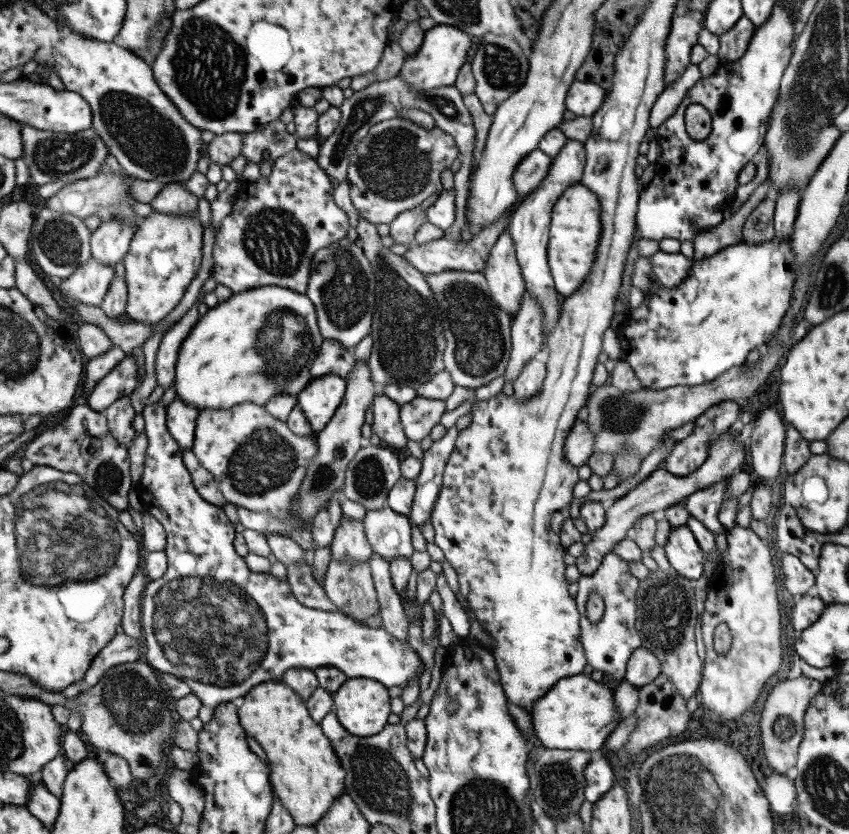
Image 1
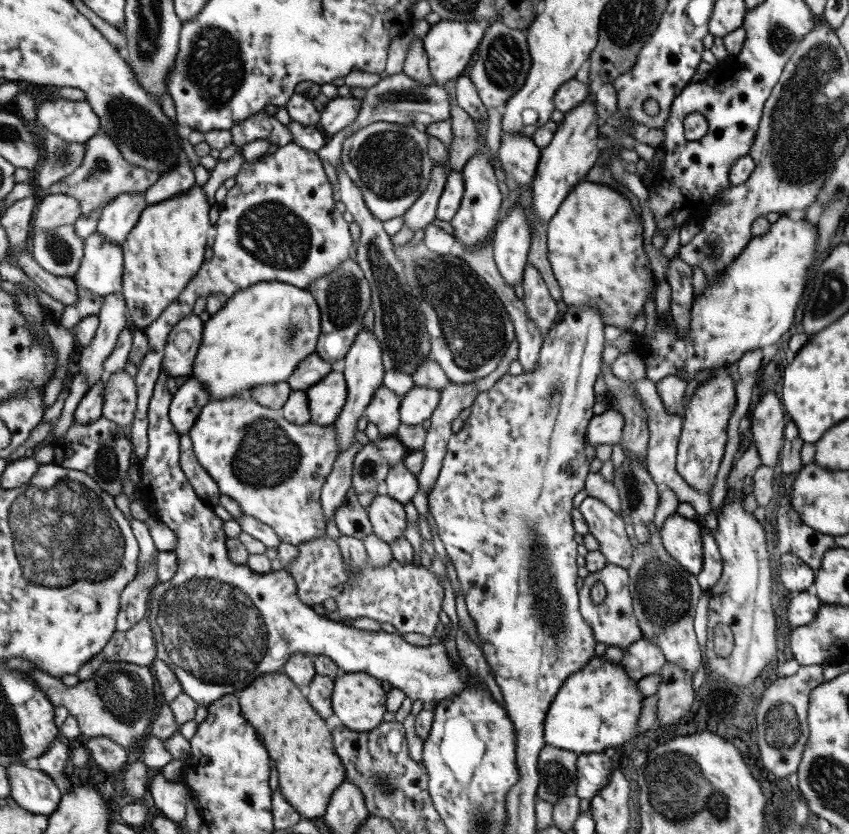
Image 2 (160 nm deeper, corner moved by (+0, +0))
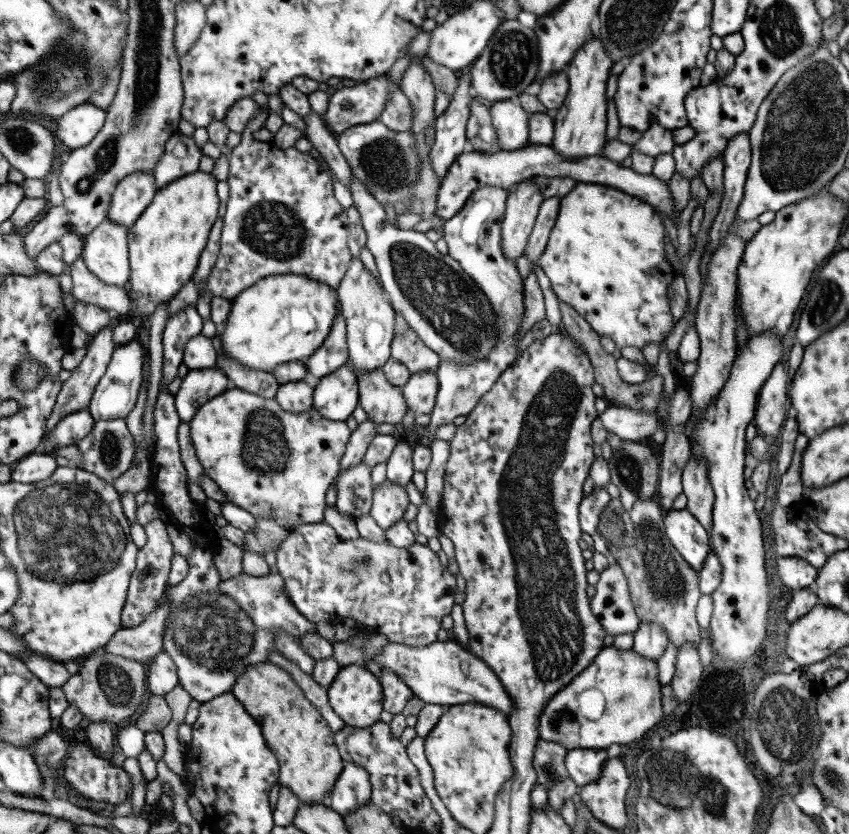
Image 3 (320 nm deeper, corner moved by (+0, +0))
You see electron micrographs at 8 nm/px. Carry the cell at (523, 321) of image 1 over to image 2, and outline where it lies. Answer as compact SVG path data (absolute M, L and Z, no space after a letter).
M526 261L522 272L522 303L525 307L528 319L536 324L536 327L545 334L554 324L557 314L557 303L548 293L540 272Z

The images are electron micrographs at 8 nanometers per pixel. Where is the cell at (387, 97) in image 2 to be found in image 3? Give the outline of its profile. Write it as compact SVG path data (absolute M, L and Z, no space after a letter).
M397 86L389 89L389 101L376 120L393 132L404 132L411 128L411 116L413 108Z

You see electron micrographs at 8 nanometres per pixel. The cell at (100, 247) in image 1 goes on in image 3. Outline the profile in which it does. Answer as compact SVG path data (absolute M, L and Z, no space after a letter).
M149 172L124 176L113 189L107 220L123 228L131 227L152 201L156 189L154 176Z

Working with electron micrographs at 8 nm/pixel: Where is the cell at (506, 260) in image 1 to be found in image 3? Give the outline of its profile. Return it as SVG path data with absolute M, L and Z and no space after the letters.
M532 177L522 180L506 193L499 239L506 259L514 261L526 247L543 196Z

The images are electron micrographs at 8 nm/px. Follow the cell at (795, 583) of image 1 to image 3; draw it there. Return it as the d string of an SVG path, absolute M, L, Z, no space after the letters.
M778 557L775 568L783 585L793 590L809 586L816 578L817 570L806 560L797 557Z

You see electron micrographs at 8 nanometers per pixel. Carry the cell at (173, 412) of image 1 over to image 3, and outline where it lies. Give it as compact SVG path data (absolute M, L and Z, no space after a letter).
M214 367L187 371L173 395L174 407L180 420L189 422L198 407L226 389L226 382L226 376Z

